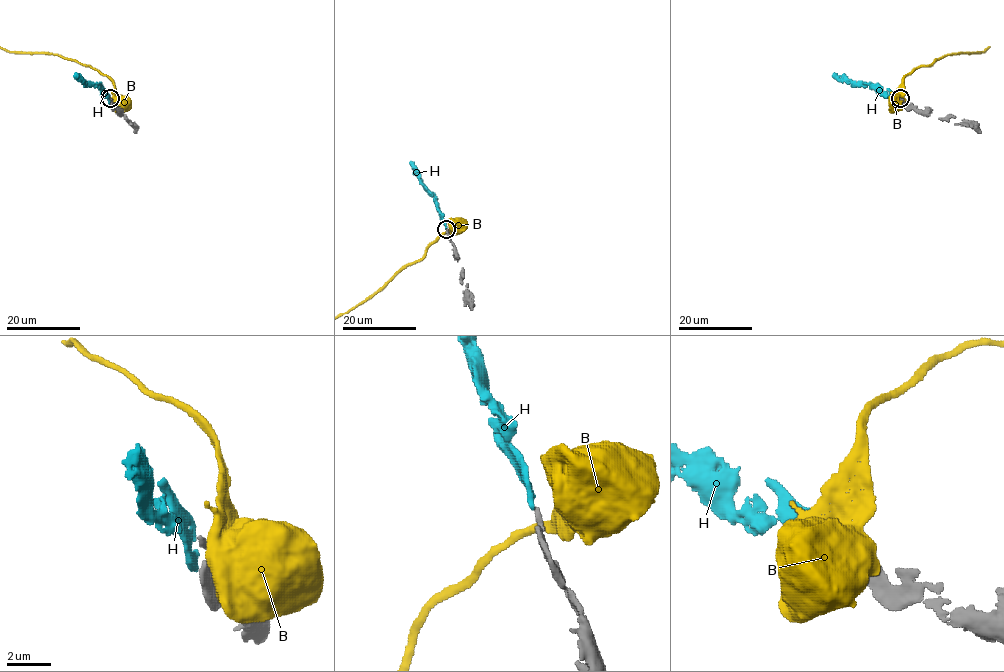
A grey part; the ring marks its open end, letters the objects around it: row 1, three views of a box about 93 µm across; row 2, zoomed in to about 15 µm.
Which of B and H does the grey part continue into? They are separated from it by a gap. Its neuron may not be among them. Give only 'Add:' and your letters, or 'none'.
Add: H

